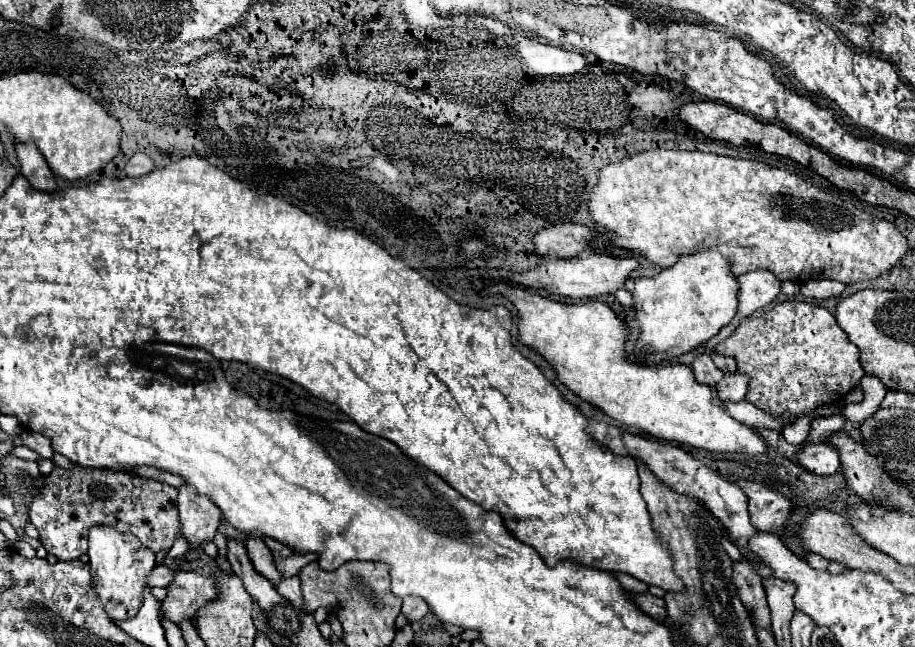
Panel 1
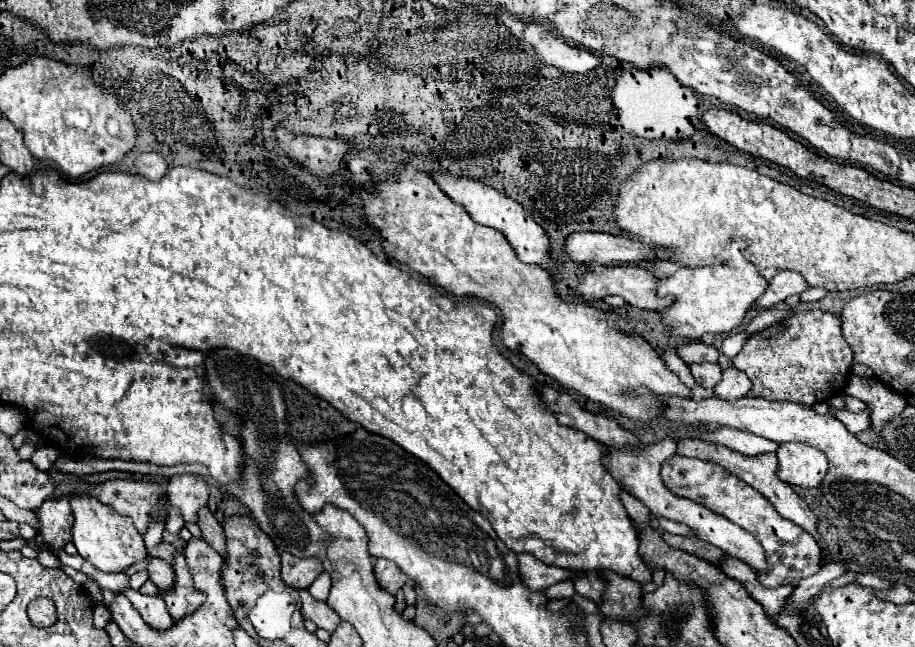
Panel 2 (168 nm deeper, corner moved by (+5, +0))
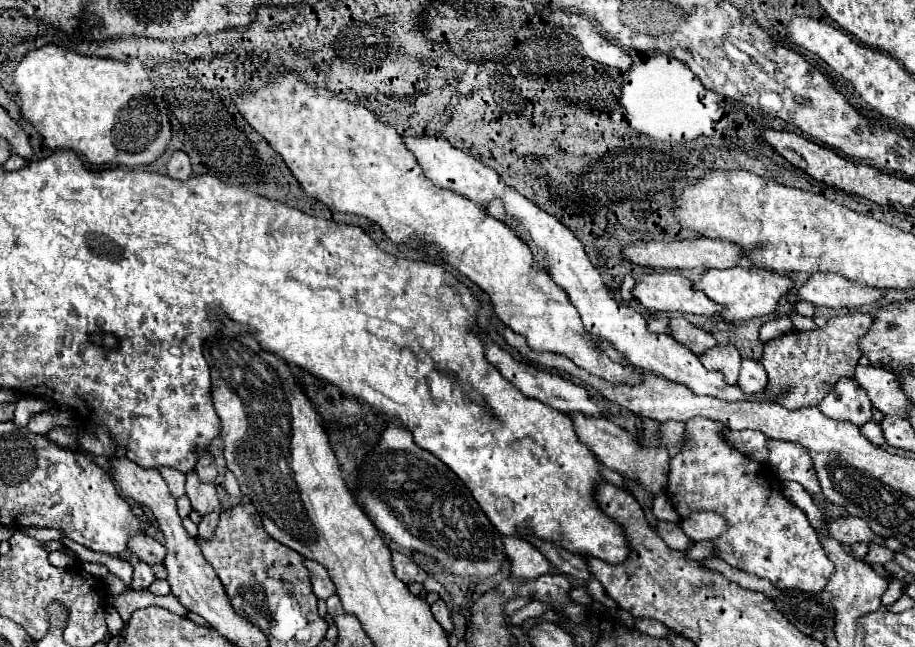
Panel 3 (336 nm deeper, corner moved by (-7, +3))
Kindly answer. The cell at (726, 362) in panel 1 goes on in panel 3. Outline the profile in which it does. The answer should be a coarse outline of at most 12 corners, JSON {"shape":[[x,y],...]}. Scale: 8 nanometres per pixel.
{"shape":[[684,317],[670,319],[668,327],[678,343],[694,355],[716,345],[710,333]]}

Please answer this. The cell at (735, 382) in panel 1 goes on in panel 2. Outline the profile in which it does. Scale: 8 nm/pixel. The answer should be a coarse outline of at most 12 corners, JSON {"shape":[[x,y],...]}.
{"shape":[[736,368],[722,370],[714,388],[722,400],[738,400],[750,378]]}

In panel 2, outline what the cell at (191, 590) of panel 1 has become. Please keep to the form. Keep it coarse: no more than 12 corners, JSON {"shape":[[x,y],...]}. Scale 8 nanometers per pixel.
{"shape":[[152,558],[146,570],[160,596],[174,586],[168,562]]}

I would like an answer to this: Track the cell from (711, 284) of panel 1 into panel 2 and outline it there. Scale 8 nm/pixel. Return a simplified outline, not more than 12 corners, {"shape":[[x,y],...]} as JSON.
{"shape":[[746,258],[678,268],[656,286],[672,336],[740,326],[766,280]]}

